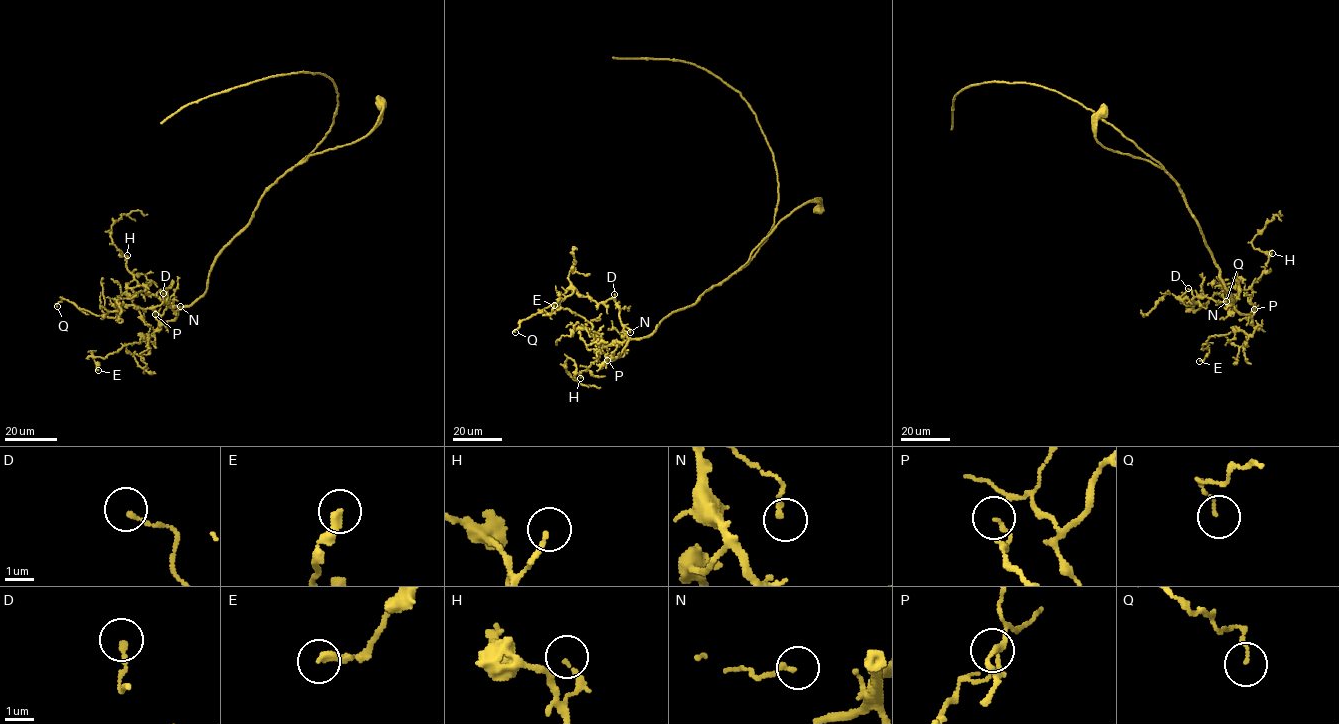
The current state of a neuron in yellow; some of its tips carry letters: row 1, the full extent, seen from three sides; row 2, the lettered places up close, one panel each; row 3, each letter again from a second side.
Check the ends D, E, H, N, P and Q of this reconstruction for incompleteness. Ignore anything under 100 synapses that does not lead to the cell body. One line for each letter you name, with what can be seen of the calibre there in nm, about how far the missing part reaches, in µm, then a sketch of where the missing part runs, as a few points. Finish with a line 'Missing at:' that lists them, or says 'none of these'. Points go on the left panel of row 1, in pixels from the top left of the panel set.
Missing at: none of these

